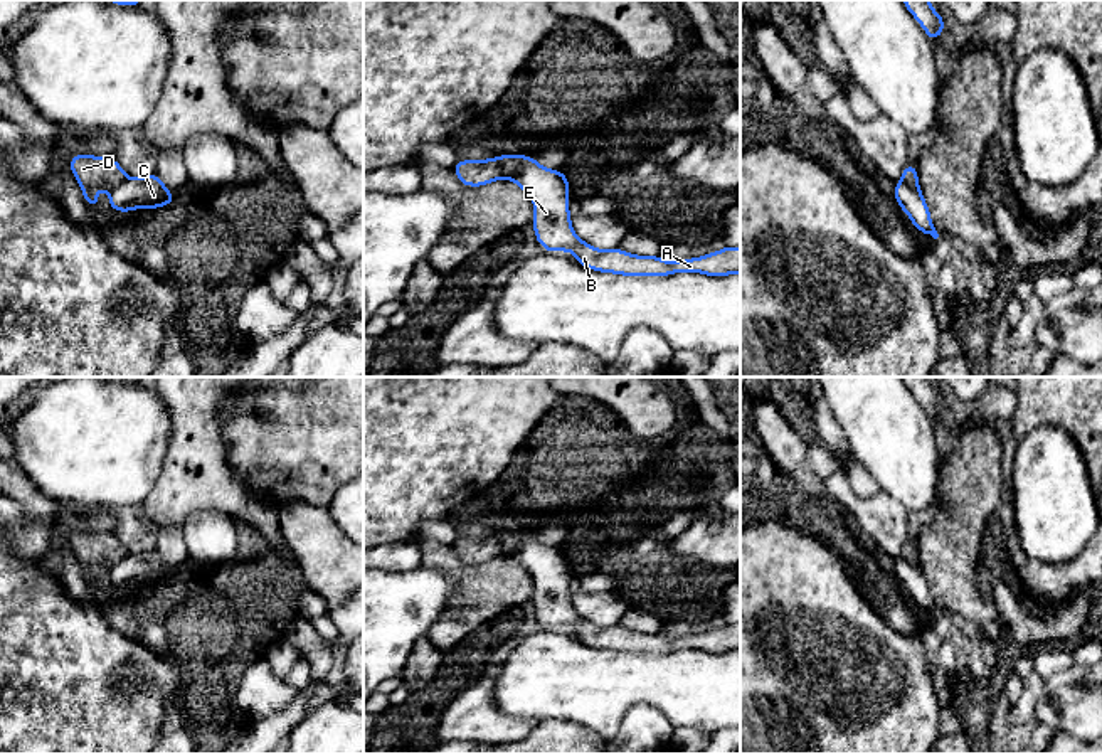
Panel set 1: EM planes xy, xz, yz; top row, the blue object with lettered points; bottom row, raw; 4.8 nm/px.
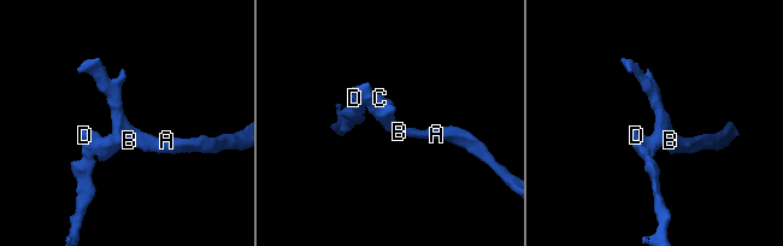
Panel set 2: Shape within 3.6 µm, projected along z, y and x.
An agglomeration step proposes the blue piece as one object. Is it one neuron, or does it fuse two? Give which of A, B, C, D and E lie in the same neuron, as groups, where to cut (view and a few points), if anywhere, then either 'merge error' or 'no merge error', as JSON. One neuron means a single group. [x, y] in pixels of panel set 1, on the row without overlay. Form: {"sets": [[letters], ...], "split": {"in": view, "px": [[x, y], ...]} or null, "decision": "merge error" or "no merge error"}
{"sets": [["A", "B", "C", "E"], ["D"]], "split": {"in": "xz", "px": [[493, 534], [502, 552]]}, "decision": "merge error"}

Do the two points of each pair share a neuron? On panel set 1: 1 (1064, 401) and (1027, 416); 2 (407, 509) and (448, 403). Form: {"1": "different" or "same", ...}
{"1": "same", "2": "same"}

